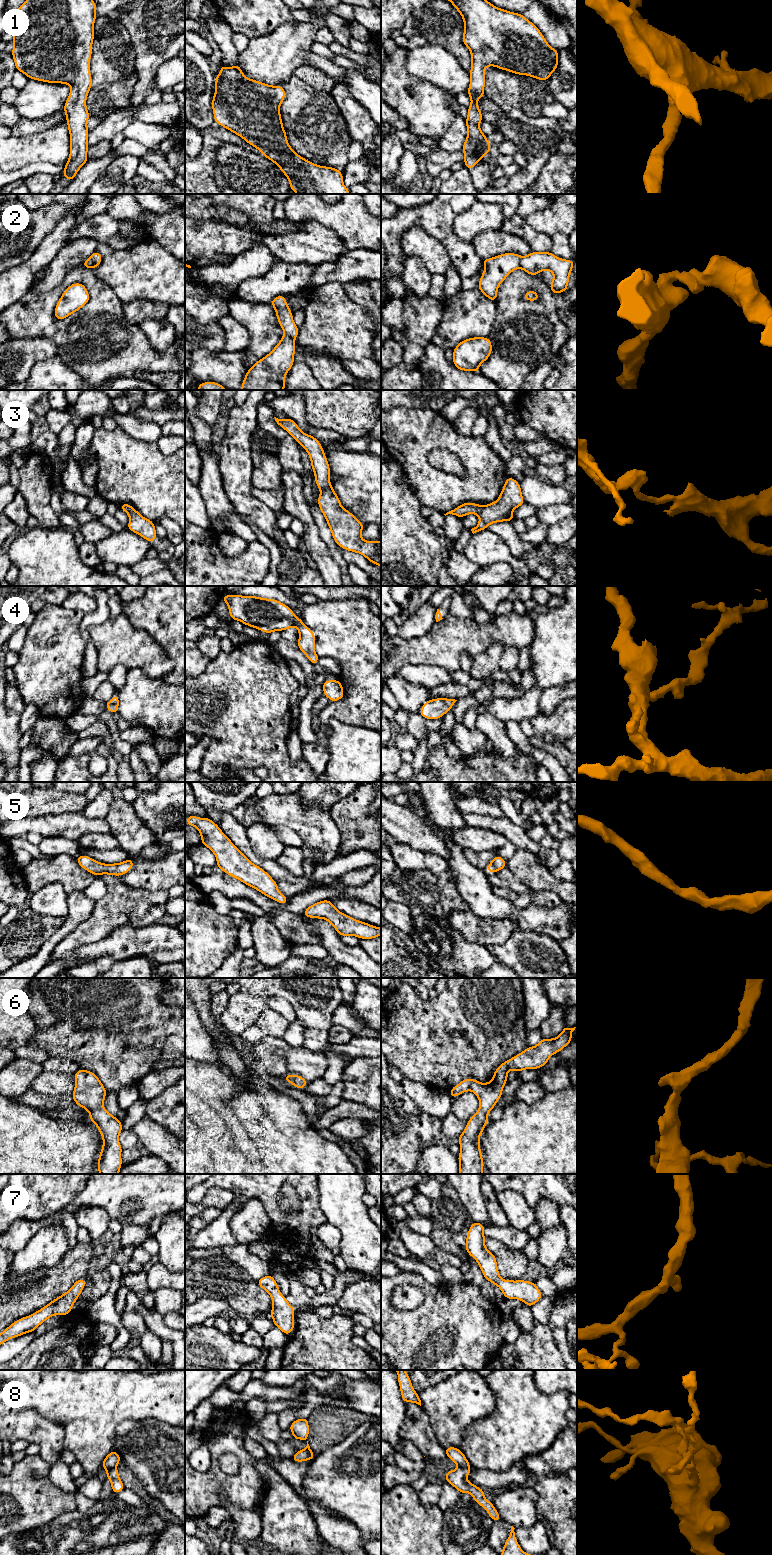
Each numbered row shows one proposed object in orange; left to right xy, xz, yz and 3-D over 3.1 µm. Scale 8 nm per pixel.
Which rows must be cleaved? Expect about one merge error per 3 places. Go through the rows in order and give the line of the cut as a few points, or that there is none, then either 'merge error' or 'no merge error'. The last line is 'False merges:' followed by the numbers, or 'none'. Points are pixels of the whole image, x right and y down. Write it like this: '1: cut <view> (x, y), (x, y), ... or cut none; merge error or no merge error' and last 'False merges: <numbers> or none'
1: cut none; no merge error
2: cut yz (522, 257), (520, 267); merge error
3: cut xz (330, 486), (321, 491); merge error
4: cut none; no merge error
5: cut none; no merge error
6: cut none; no merge error
7: cut none; no merge error
8: cut yz (459, 1466), (469, 1467); merge error
False merges: 2, 3, 8

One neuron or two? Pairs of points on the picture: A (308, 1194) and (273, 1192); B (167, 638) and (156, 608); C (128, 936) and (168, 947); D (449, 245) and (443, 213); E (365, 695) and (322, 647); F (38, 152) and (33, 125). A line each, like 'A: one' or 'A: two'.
A: one
B: one
C: one
D: one
E: one
F: two

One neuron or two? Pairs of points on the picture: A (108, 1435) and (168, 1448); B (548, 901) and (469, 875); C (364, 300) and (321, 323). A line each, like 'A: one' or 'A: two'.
A: two
B: two
C: two

